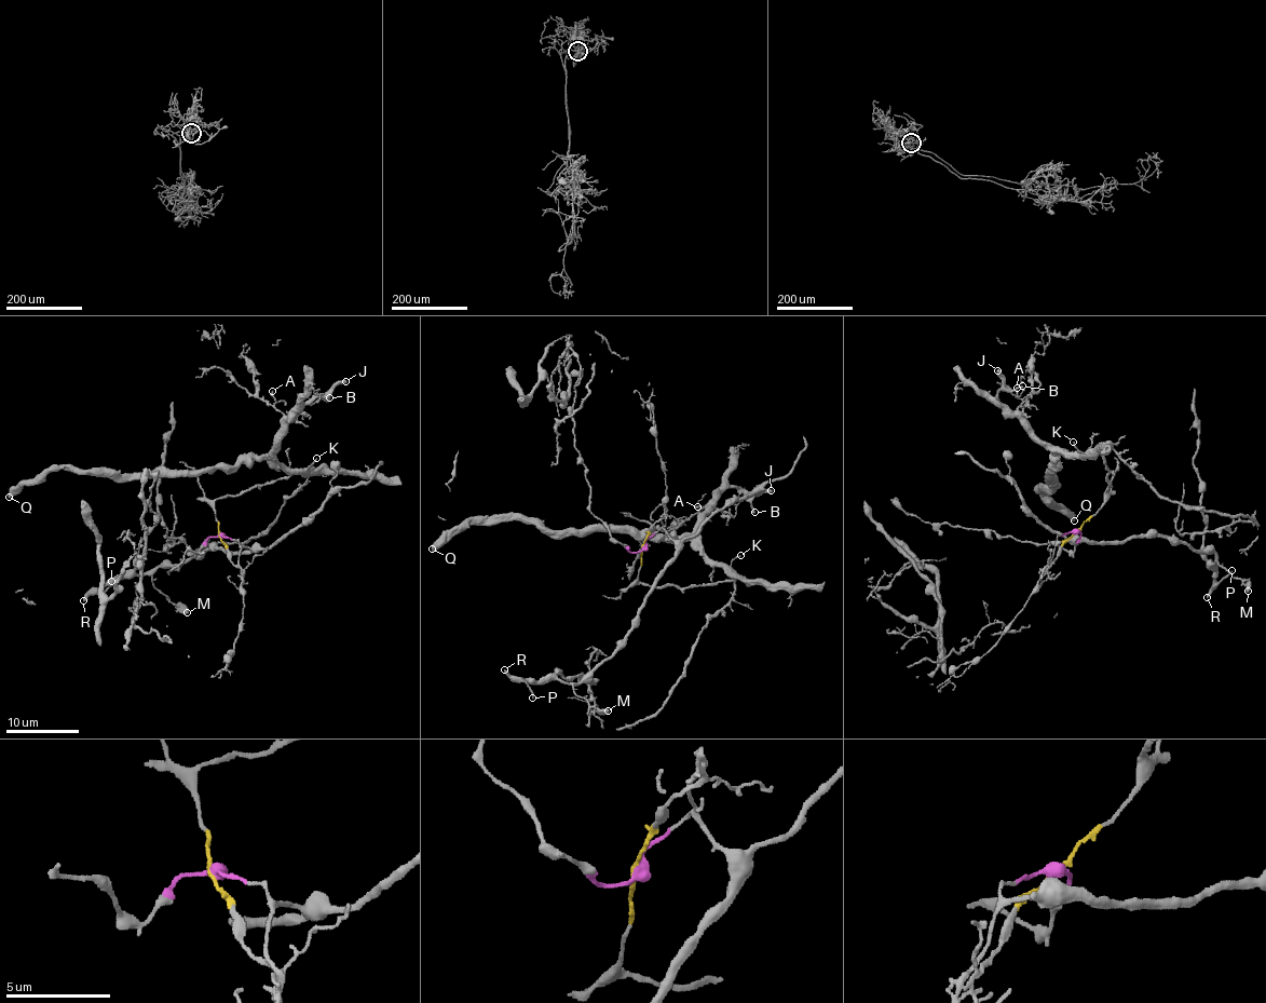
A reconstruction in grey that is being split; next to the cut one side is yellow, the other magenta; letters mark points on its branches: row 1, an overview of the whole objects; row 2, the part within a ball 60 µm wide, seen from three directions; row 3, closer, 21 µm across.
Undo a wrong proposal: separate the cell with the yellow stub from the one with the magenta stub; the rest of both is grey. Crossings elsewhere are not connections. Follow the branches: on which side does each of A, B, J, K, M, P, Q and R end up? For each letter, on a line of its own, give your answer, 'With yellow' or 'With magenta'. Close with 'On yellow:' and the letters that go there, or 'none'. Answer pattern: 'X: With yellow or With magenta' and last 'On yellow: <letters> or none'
A: With yellow
B: With yellow
J: With yellow
K: With yellow
M: With magenta
P: With magenta
Q: With yellow
R: With magenta
On yellow: A, B, J, K, Q

